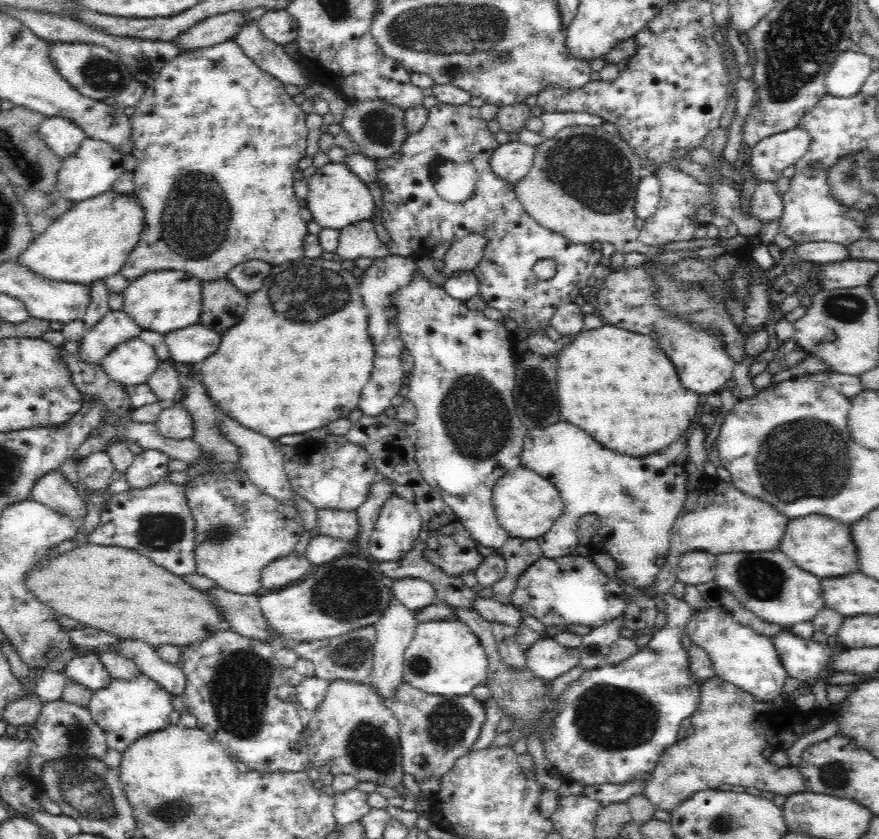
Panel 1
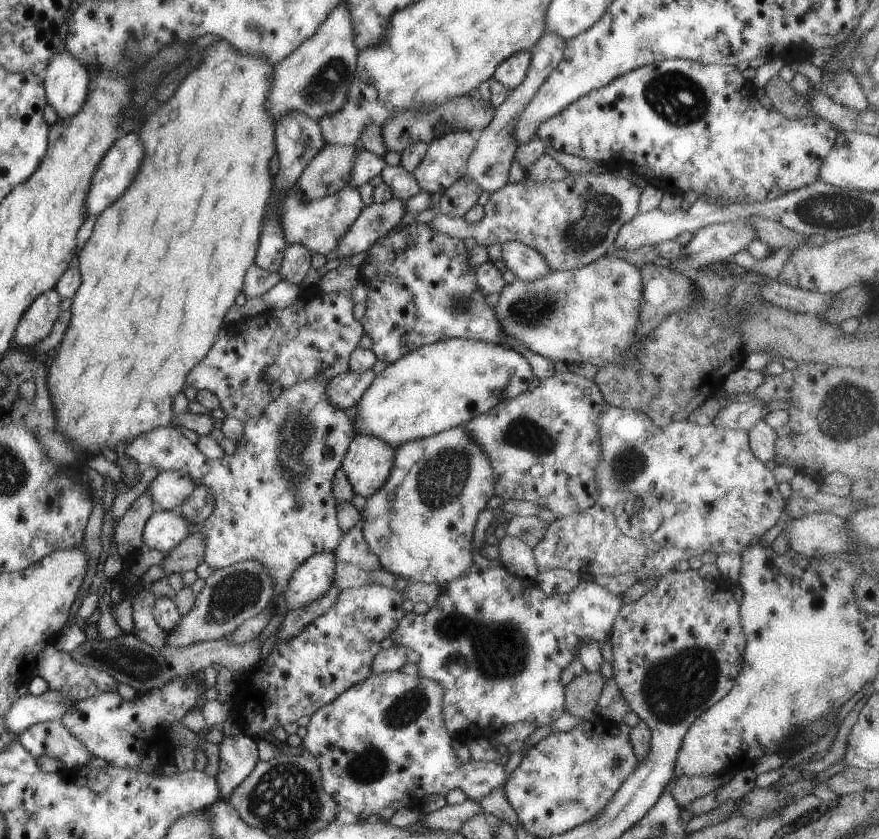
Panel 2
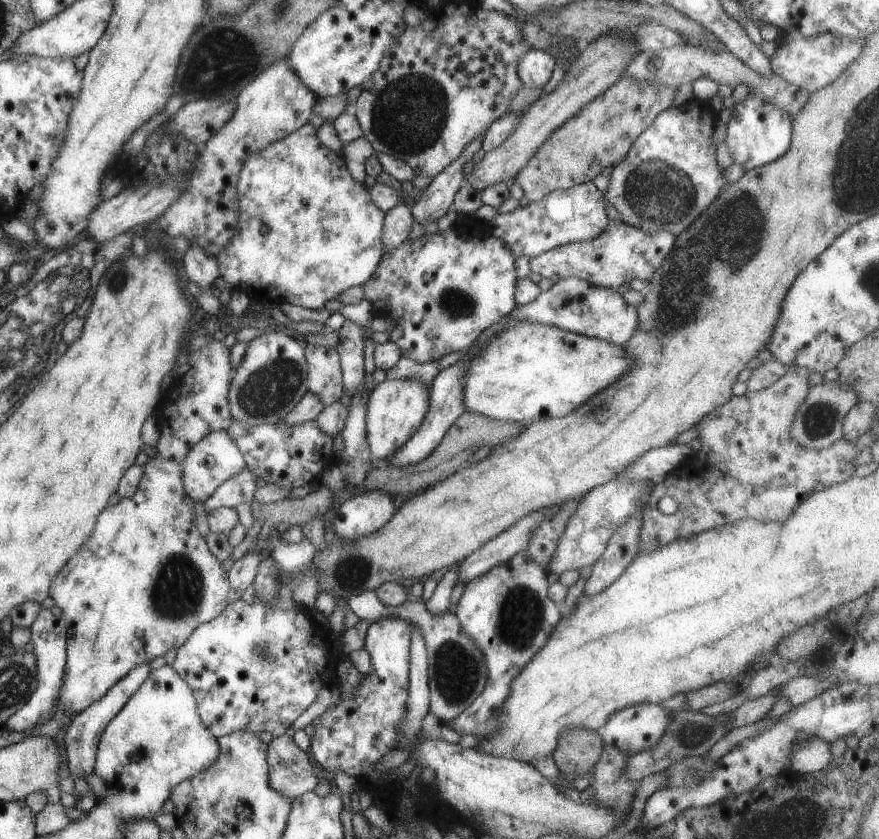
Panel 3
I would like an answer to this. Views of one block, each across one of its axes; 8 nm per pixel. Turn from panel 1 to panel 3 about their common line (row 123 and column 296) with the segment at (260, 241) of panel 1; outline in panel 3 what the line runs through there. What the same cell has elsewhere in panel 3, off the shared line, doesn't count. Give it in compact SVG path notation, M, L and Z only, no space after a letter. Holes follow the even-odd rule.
M308 122L303 124L285 136L281 140L271 142L269 146L265 146L259 152L253 152L249 158L246 158L243 168L239 171L239 178L237 179L237 206L239 206L239 216L237 222L233 226L233 236L231 240L217 252L215 260L217 260L218 277L227 284L229 290L244 292L250 300L260 303L262 306L267 304L278 305L287 302L301 306L301 308L309 308L315 310L321 308L327 300L336 298L343 290L363 284L373 271L377 268L379 260L383 251L382 245L382 228L384 223L385 213L381 212L367 194L367 187L363 182L355 180L347 167L344 165L344 160L341 154L335 154L328 148L325 148L316 136L316 128L311 126Z

